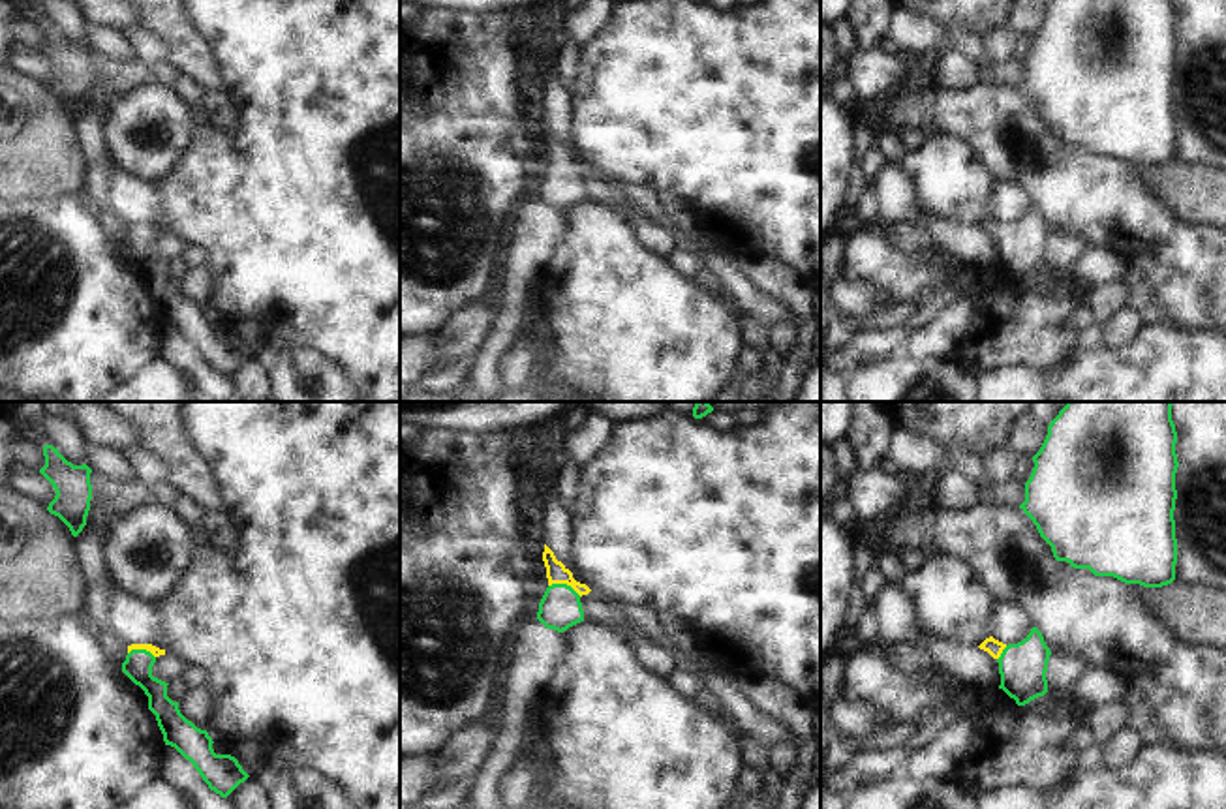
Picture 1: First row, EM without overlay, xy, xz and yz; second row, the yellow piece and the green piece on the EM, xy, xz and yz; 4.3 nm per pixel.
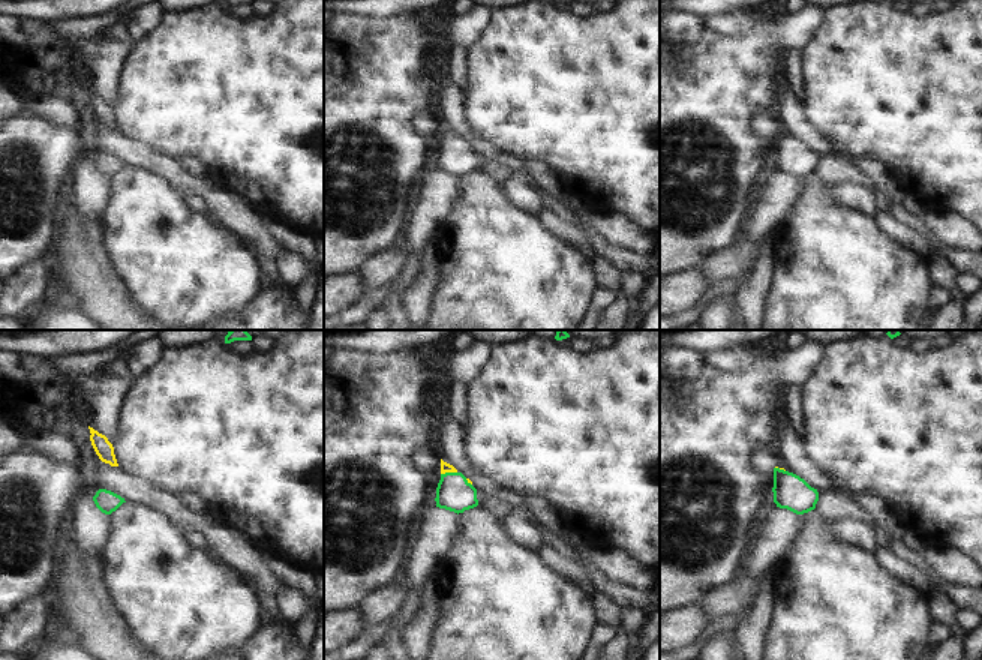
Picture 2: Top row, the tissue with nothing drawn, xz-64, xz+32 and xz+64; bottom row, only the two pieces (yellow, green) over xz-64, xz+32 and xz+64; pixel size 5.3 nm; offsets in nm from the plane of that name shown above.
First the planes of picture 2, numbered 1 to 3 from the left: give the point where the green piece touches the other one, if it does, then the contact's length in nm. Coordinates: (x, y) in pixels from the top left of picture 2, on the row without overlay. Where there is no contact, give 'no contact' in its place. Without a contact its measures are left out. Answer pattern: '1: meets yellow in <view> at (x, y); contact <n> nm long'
1: no contact
2: meets yellow in xz+32 at (449, 135); contact 90 nm long
3: meets yellow in xz+64 at (780, 132); contact 60 nm long

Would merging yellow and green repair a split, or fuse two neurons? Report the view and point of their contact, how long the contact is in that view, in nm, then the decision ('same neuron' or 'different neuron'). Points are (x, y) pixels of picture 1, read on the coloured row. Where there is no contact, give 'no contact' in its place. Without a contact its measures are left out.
contact xz (566, 582); length 150 nm; same neuron

